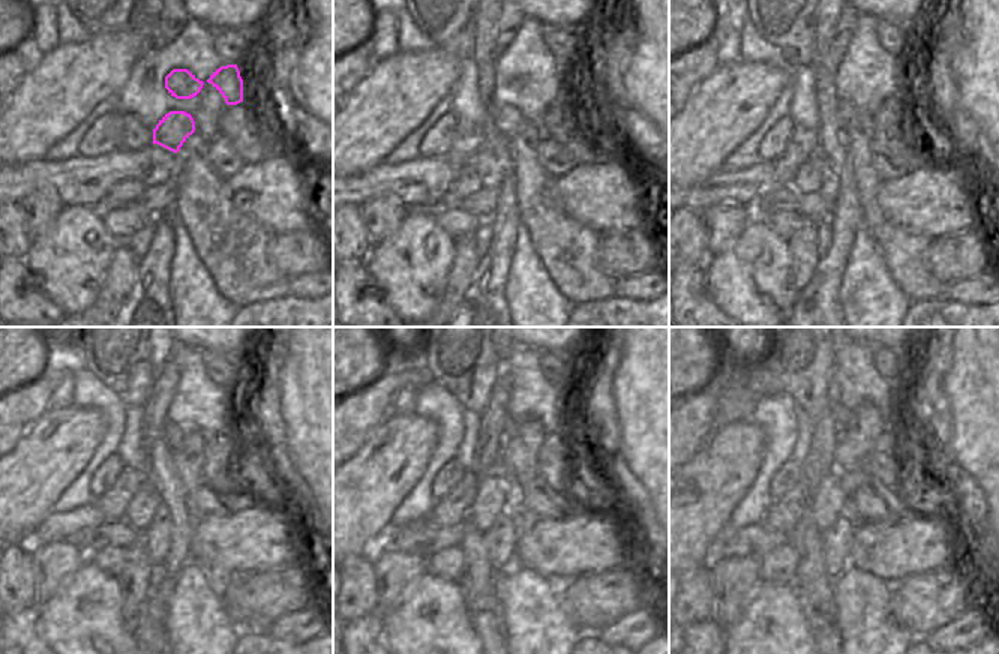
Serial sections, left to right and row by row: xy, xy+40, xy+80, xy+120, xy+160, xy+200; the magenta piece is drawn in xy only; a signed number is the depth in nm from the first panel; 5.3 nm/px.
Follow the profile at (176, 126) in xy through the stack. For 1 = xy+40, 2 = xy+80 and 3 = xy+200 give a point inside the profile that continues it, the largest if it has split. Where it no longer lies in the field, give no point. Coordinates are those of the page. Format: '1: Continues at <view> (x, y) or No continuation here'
1: Continues at xy+40 (507, 120)
2: Continues at xy+80 (845, 110)
3: Continues at xy+200 (840, 414)

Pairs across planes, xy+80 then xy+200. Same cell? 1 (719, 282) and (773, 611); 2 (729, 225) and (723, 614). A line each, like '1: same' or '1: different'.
1: same
2: same

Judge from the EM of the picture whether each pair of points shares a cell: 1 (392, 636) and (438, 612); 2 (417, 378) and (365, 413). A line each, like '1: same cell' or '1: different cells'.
1: same cell
2: same cell

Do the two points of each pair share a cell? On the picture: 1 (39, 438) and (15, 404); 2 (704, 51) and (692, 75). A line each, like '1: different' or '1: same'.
1: different
2: same

